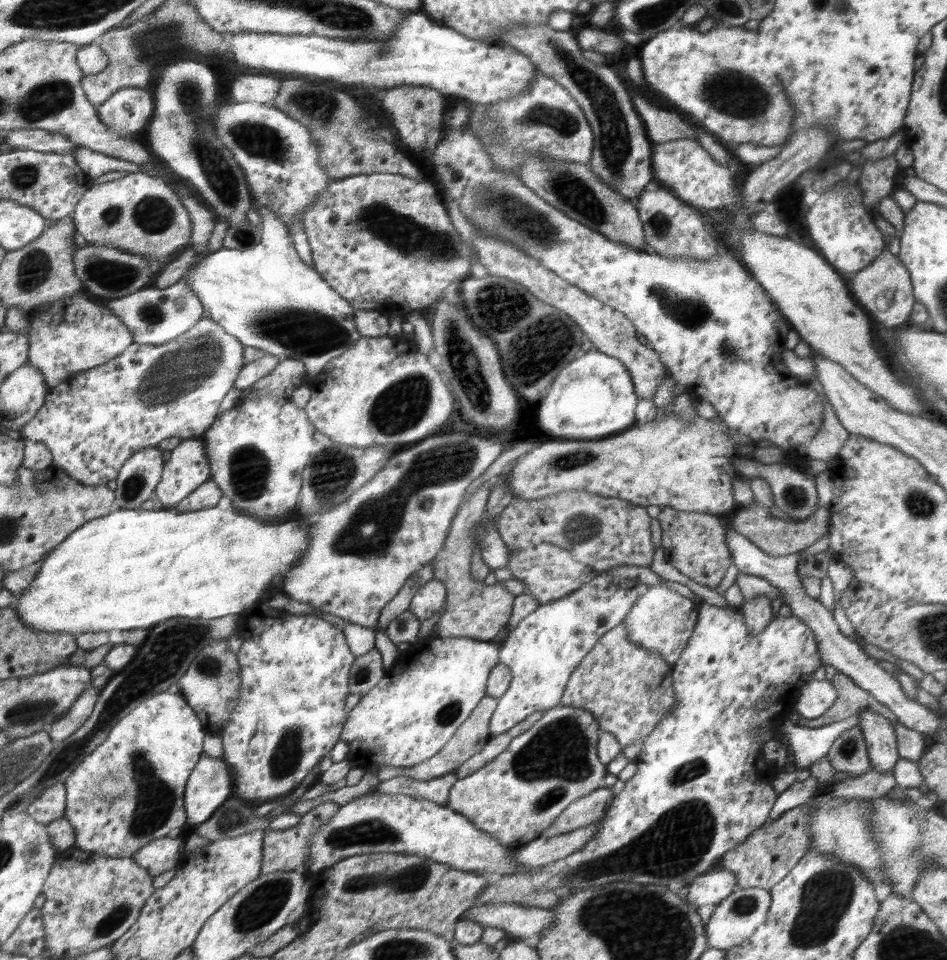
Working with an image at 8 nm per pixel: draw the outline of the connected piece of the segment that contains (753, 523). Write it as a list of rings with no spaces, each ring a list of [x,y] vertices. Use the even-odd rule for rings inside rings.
[[[753,478],[750,480],[750,488],[754,495],[752,504],[748,507],[739,507],[731,513],[733,527],[746,538],[749,538],[756,546],[759,546],[766,554],[770,556],[786,556],[787,554],[798,553],[808,546],[811,546],[822,538],[830,528],[830,511],[829,507],[820,507],[805,521],[794,522],[784,521],[778,517],[774,517],[768,507],[774,504],[774,494],[771,486],[763,478]]]

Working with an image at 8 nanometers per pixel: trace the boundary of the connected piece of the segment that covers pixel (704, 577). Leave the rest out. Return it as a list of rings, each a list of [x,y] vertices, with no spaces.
[[[662,506],[658,519],[662,528],[661,545],[666,562],[684,576],[698,581],[698,584],[716,589],[731,564],[731,554],[724,540],[725,523],[722,517]]]

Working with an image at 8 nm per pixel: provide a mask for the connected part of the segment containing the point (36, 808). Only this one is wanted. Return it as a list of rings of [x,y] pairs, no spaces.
[[[57,782],[44,792],[27,808],[27,813],[34,820],[48,825],[49,822],[63,817],[65,809],[65,784]]]

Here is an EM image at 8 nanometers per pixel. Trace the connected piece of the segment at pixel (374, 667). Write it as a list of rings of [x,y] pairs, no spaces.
[[[376,648],[358,657],[357,663],[353,664],[353,671],[350,672],[350,691],[354,694],[364,696],[385,679],[386,670],[383,666],[381,652]]]

